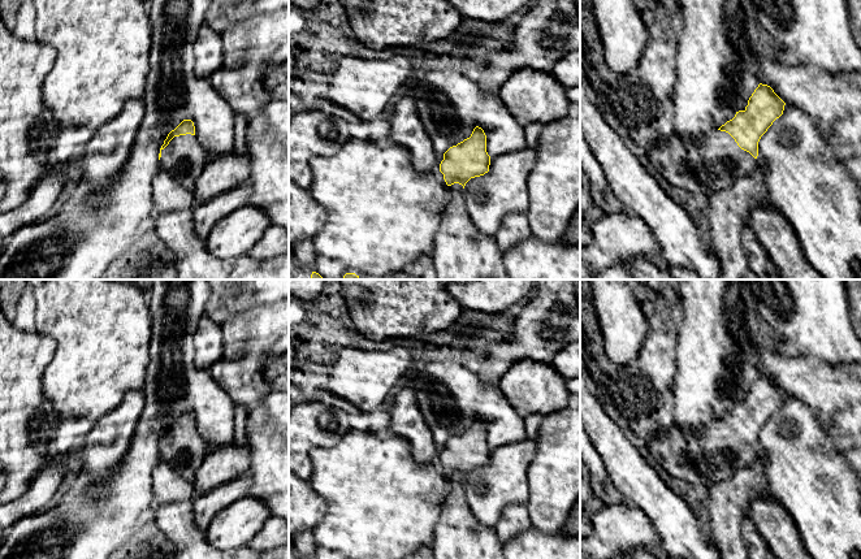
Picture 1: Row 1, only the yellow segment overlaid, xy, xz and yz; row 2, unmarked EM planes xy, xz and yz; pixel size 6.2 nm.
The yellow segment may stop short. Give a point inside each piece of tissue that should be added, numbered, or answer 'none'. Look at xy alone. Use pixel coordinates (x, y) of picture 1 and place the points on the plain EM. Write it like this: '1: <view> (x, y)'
1: xy (184, 449)

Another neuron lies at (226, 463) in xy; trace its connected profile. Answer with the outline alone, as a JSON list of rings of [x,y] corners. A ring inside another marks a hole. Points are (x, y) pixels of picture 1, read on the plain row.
[[[232,443],[212,448],[195,473],[194,486],[196,494],[208,493],[220,485],[226,485],[250,472],[250,468],[248,443]]]

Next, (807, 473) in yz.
[[[786,395],[783,406],[761,428],[756,451],[757,458],[765,460],[769,494],[789,514],[809,555],[813,559],[852,559],[852,554],[857,552],[861,559],[861,478],[814,412],[799,399]]]

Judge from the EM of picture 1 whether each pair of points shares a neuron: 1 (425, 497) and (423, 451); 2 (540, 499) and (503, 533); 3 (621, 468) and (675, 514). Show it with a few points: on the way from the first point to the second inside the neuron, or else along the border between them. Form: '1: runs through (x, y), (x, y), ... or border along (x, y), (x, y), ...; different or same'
1: border along (406, 440), (411, 454), (419, 462), (432, 463); different
2: border along (524, 505), (532, 525); different
3: runs through (634, 477), (662, 506); same

